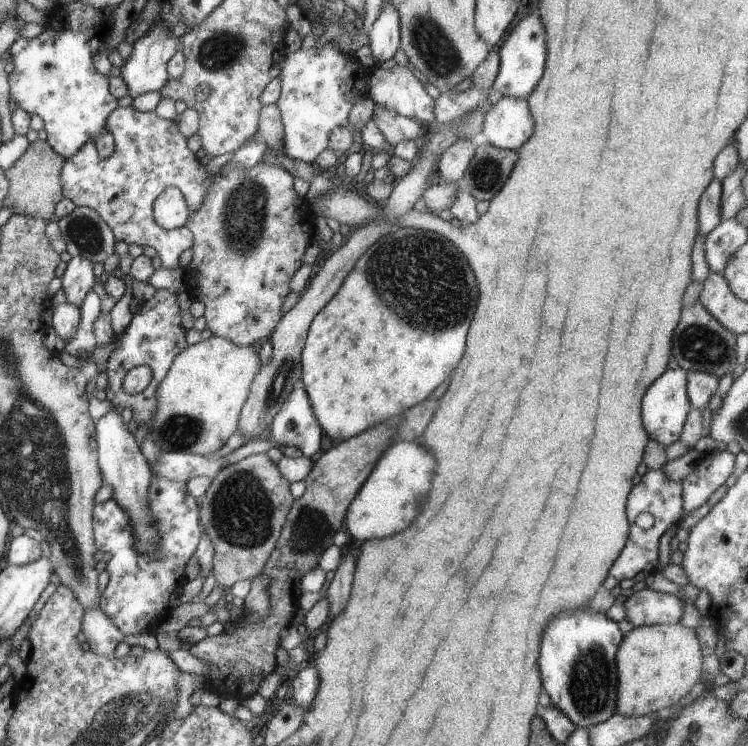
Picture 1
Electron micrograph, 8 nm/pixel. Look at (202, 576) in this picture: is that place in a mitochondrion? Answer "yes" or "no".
no

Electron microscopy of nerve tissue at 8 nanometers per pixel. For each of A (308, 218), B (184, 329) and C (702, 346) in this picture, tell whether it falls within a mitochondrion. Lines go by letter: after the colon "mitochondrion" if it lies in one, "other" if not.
A: other
B: other
C: mitochondrion

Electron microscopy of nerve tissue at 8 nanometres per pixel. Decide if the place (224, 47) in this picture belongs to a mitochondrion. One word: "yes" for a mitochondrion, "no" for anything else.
yes

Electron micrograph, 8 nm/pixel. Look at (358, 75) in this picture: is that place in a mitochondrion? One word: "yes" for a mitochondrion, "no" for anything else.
no

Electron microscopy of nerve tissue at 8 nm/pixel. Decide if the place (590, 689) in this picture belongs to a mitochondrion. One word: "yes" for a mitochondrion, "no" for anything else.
yes

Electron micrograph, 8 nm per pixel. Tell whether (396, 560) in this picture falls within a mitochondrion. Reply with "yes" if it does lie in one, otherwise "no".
no

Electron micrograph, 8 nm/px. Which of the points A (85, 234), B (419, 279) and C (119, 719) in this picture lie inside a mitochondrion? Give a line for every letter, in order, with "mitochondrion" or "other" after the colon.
A: mitochondrion
B: mitochondrion
C: mitochondrion

